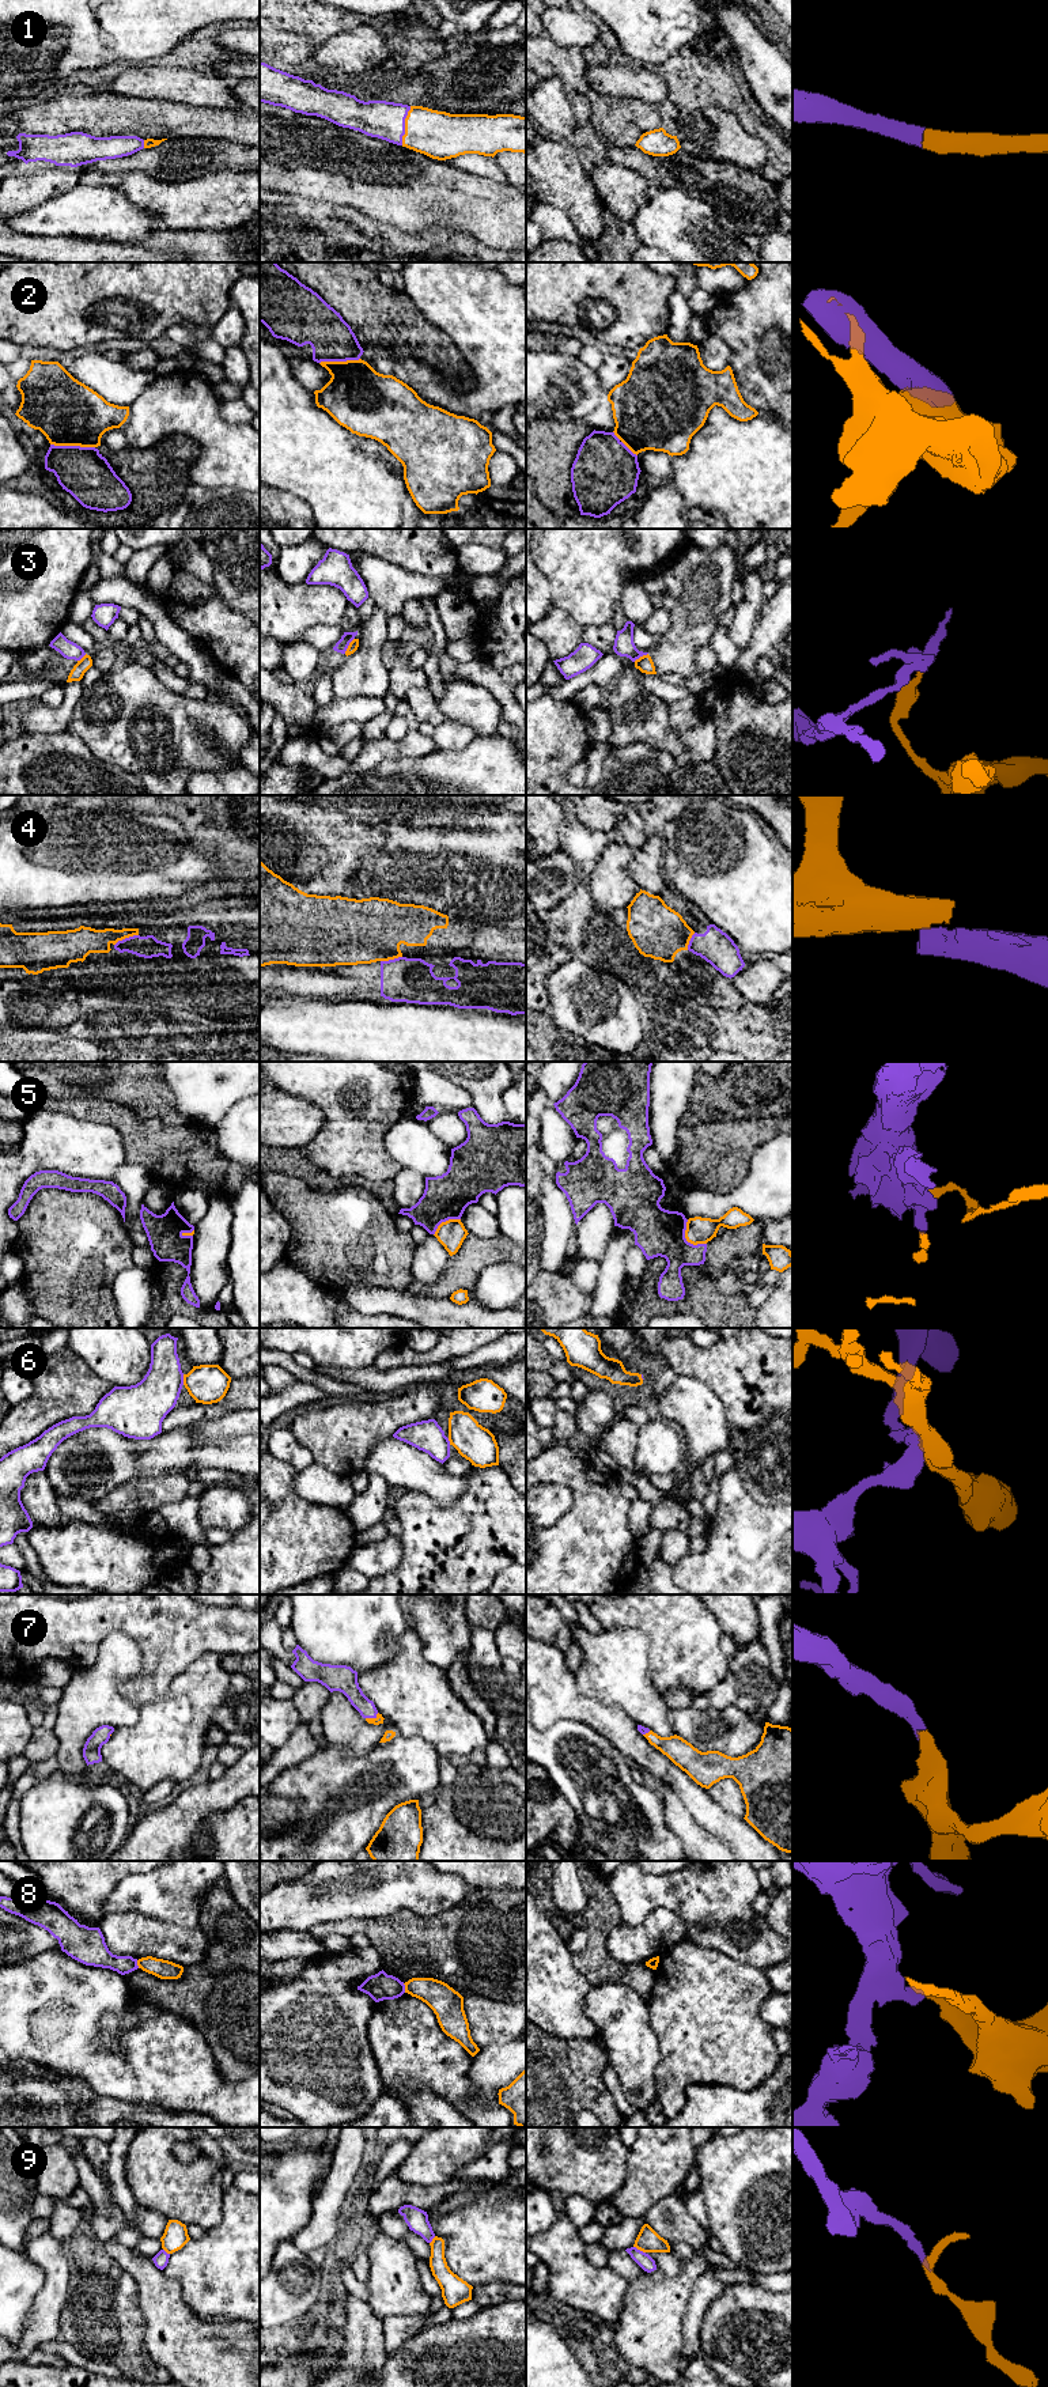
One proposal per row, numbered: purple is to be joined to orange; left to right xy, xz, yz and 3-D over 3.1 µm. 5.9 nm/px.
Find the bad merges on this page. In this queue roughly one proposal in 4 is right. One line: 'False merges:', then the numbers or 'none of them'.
False merges: 2, 3, 4, 5, 6, 8, 9

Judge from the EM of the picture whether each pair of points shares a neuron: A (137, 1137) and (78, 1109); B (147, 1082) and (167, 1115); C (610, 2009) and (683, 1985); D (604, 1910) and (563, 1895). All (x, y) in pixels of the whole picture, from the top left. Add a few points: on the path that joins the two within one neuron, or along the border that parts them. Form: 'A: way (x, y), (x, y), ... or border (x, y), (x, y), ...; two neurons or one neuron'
A: way (123, 1122), (116, 1115), (93, 1109); one neuron
B: way (147, 1090), (161, 1107); one neuron
C: border (647, 2002), (649, 2023), (655, 2034); two neurons
D: border (579, 1875), (586, 1895), (586, 1907), (570, 1917); two neurons

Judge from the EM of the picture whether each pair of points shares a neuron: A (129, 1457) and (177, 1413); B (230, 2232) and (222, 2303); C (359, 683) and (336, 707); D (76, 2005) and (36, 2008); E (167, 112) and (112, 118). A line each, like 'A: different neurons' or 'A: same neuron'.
A: different neurons
B: same neuron
C: different neurons
D: same neuron
E: same neuron

